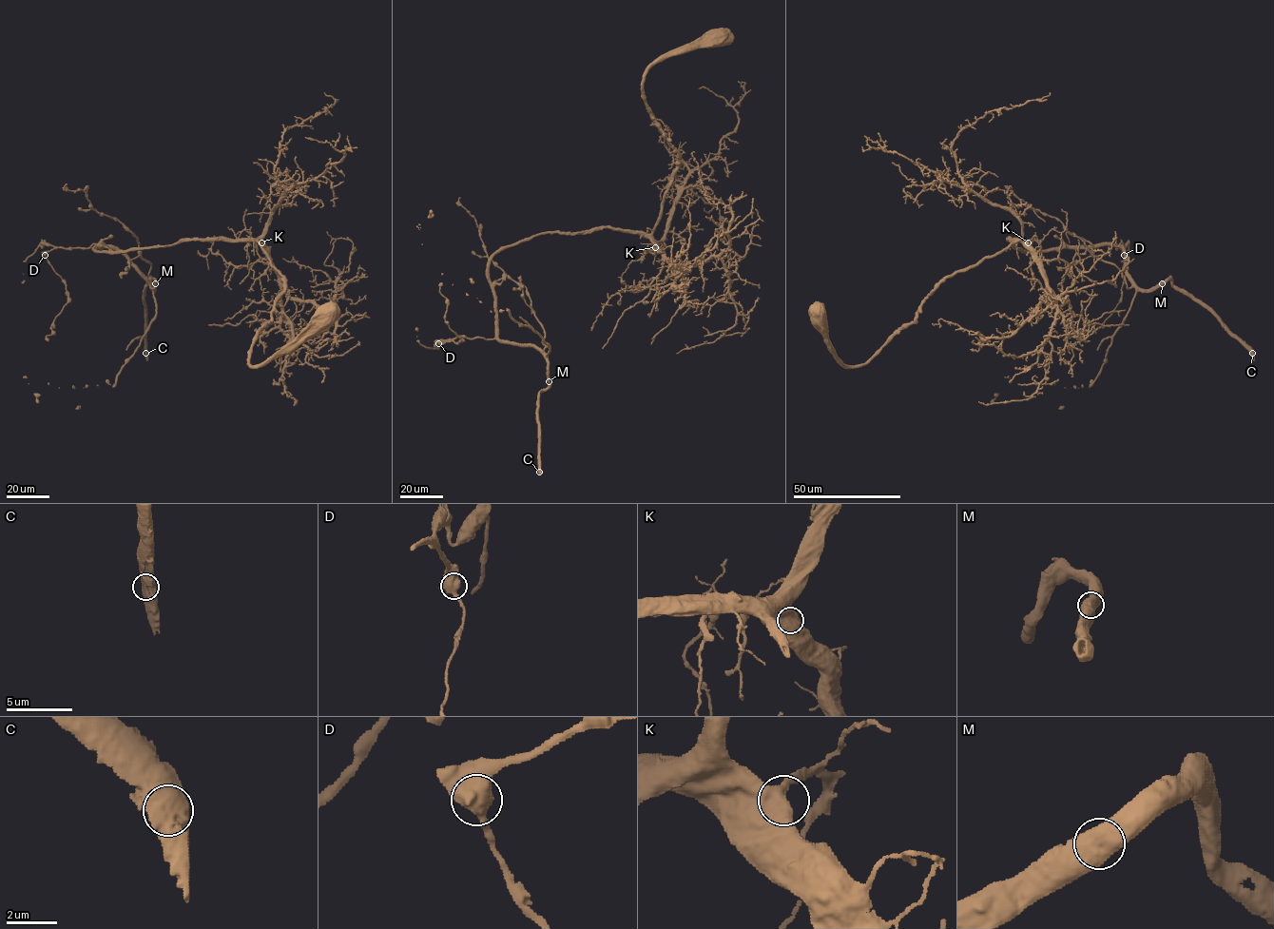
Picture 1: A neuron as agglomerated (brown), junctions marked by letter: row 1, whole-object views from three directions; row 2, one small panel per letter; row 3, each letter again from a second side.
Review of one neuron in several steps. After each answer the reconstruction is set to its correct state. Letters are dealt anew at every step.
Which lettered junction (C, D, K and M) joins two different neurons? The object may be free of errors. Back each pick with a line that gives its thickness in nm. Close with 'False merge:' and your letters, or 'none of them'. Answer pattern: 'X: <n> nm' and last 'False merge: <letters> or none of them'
False merge: none of them

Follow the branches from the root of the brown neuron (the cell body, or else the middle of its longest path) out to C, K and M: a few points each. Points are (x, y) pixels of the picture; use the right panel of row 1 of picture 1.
C: (817, 318), (831, 351), (860, 365), (943, 280), (1008, 240), (1117, 245), (1137, 286), (1169, 279), (1252, 353)
K: (817, 318), (831, 351), (843, 363), (865, 363), (915, 319), (918, 307), (943, 280), (1012, 243), (1028, 242)
M: (817, 318), (843, 363), (865, 363), (943, 280), (1008, 240), (1025, 251), (1117, 245), (1137, 286), (1162, 283)

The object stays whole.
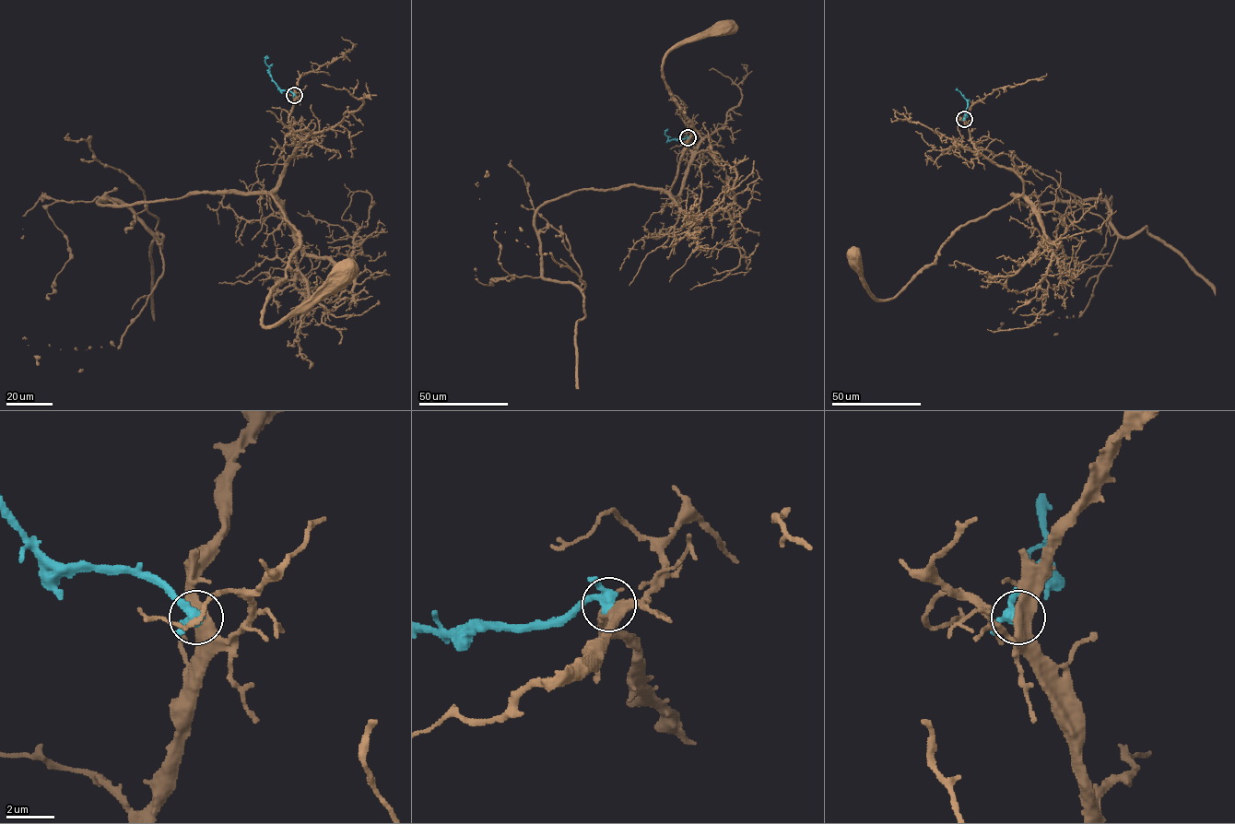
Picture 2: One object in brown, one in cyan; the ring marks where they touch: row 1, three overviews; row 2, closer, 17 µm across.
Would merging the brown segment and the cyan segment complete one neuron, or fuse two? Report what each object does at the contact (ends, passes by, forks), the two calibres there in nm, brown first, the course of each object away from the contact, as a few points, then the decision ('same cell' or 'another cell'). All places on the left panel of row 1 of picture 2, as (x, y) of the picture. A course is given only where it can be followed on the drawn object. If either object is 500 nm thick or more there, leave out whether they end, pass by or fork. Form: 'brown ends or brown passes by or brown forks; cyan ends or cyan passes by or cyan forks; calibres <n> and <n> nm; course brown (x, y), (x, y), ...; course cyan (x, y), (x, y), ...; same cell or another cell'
brown passes by; cyan passes by; calibres 480 and 380 nm; course brown (294, 95), (288, 123), (299, 146), (273, 197), (299, 232), (299, 248), (262, 323), (295, 315), (340, 275); course cyan (294, 95), (282, 90), (273, 80), (265, 62), (268, 57); another cell

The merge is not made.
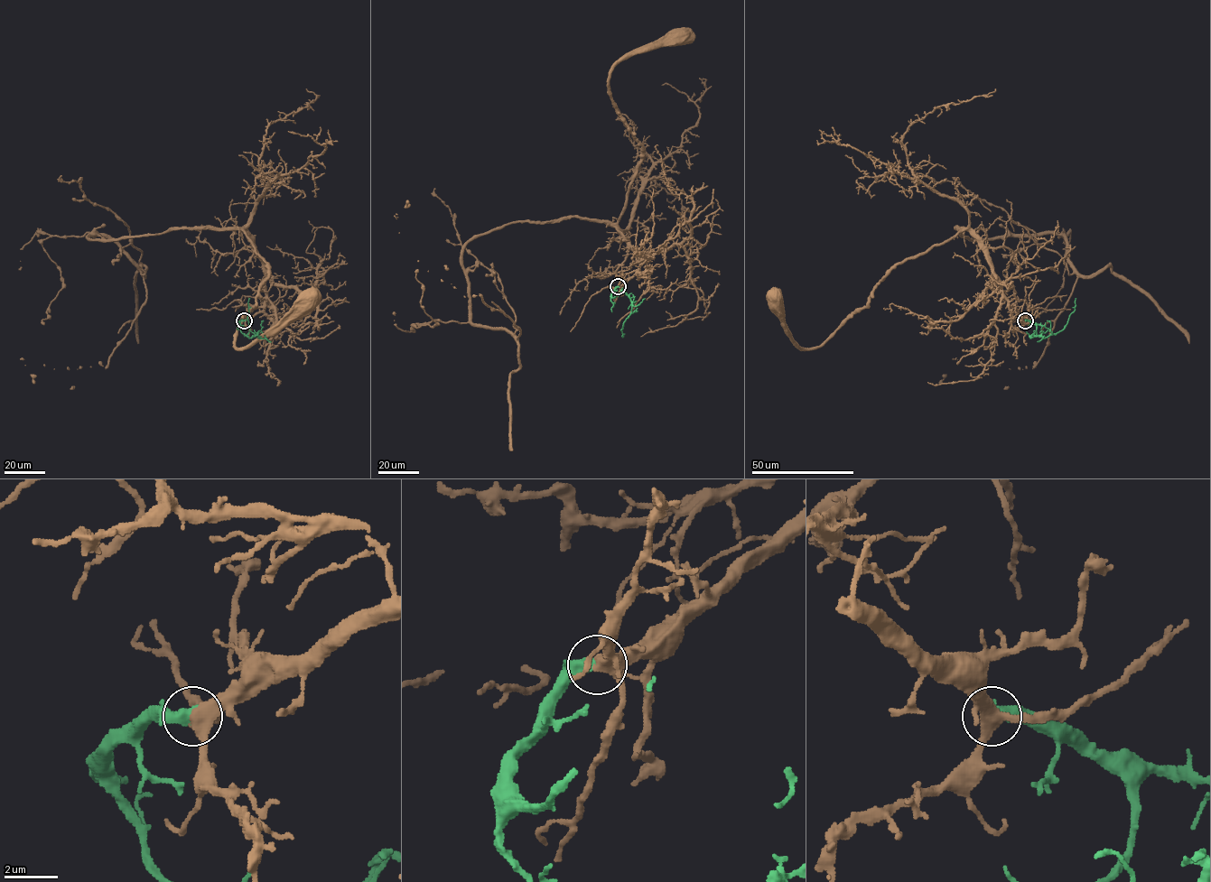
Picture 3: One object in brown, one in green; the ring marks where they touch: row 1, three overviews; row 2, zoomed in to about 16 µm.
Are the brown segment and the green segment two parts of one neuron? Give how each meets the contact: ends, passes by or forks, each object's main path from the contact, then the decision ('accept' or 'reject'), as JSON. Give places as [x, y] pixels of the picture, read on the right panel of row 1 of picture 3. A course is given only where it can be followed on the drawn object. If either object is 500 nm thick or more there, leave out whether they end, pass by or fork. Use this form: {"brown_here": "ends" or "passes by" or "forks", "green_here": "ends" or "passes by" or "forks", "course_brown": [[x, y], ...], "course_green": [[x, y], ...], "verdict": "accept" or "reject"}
{"brown_here": "forks", "green_here": "passes by", "course_brown": [[1025, 320], [1010, 310], [991, 259], [966, 229], [898, 264], [870, 302], [820, 346], [800, 347], [774, 302]], "course_green": [[1025, 320], [1036, 326], [1030, 338], [1056, 334], [1064, 329], [1075, 310], [1075, 298]], "verdict": "accept"}

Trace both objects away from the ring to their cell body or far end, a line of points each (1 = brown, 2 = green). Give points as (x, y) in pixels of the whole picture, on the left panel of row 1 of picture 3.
1: (244, 320), (263, 310), (265, 273), (243, 229), (267, 264), (268, 278), (235, 346), (265, 338), (304, 302)
2: (244, 320), (238, 322), (240, 330), (250, 338), (257, 337), (249, 329), (247, 315), (250, 298)

